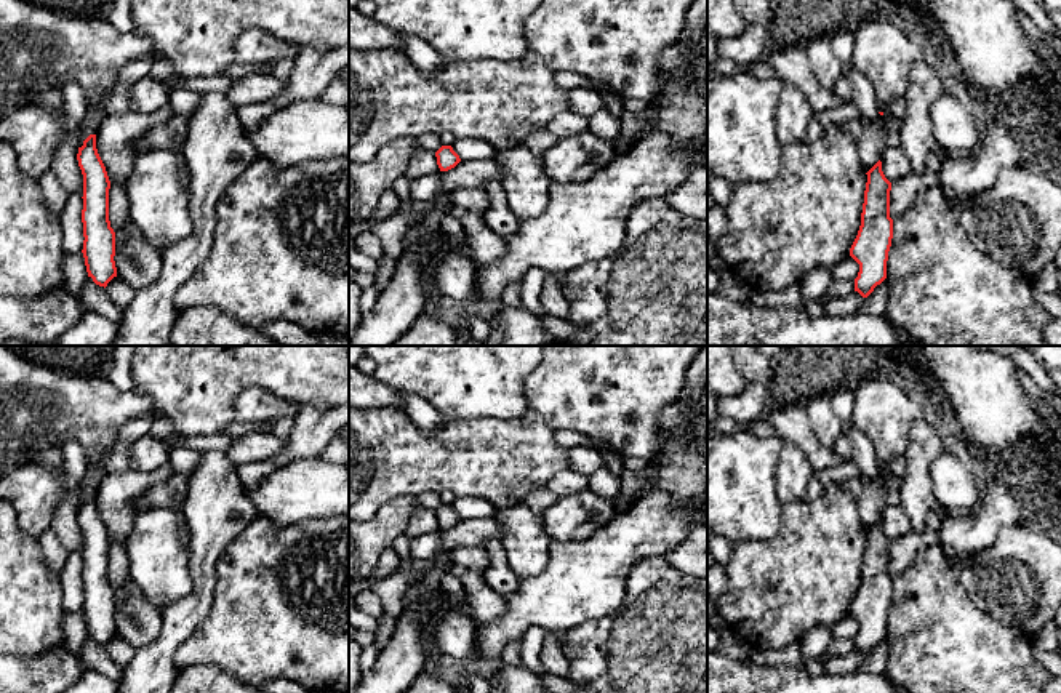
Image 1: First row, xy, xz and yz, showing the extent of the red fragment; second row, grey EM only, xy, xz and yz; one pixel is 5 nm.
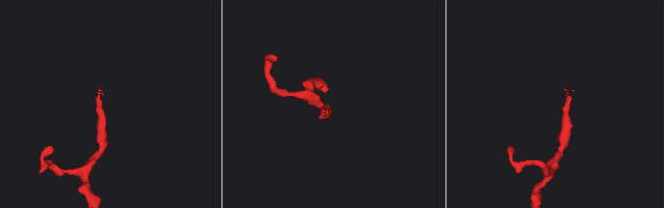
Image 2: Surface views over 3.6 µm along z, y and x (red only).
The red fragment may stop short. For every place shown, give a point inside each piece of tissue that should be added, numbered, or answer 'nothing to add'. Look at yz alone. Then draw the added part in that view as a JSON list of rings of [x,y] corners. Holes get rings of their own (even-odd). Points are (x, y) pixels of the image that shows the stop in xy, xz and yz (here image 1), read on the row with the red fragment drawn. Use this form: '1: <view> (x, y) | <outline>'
nothing to add

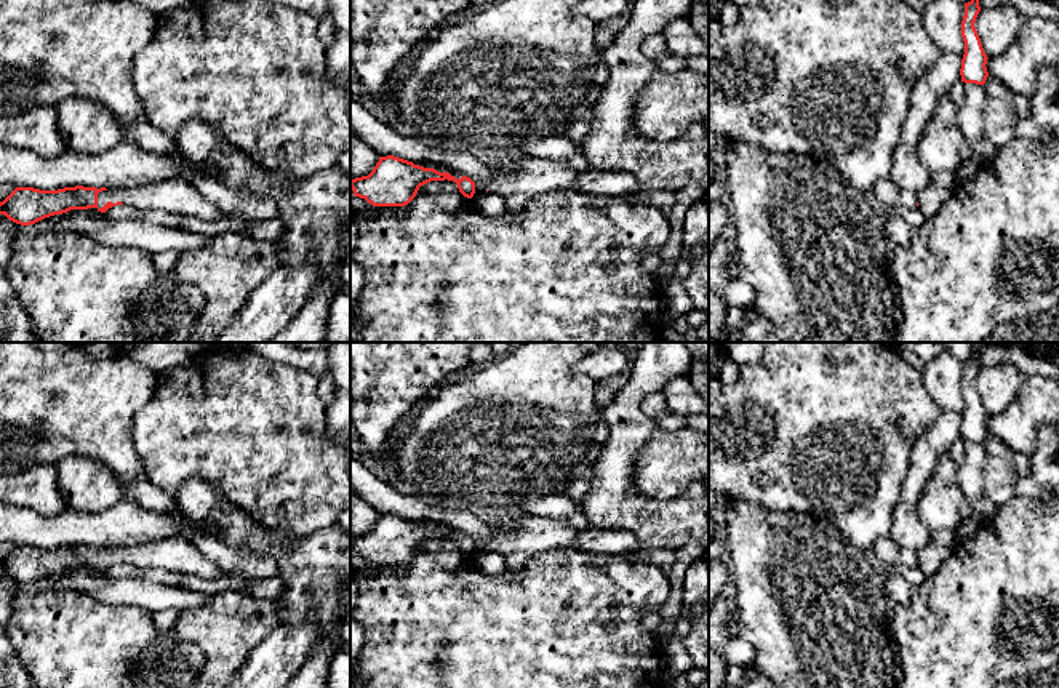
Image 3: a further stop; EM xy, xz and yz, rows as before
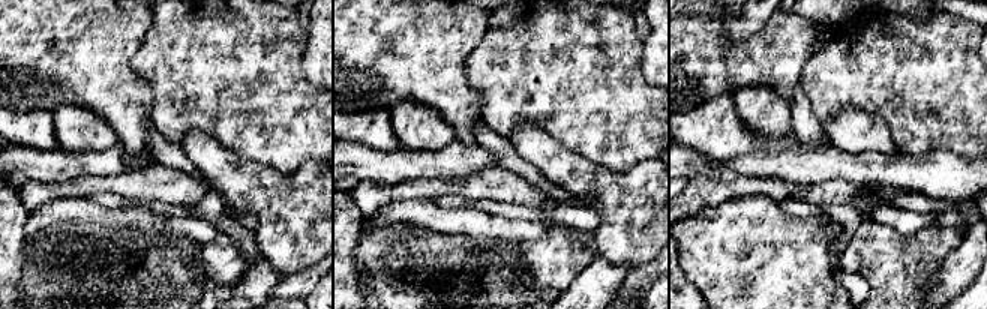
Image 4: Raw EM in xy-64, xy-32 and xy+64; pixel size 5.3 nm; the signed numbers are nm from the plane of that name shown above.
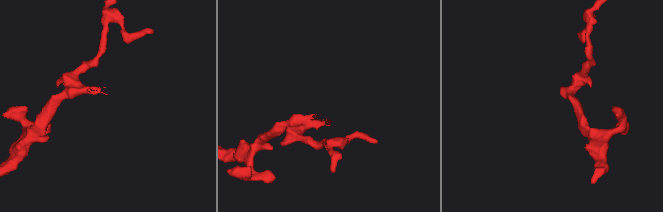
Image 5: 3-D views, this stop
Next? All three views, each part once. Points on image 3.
1: xy (173, 196) | [[[166,179],[136,189],[107,189],[98,194],[98,206],[91,210],[102,208],[107,202],[122,202],[141,211],[162,210],[181,216],[197,216],[206,221],[224,218],[224,213],[186,179]]]

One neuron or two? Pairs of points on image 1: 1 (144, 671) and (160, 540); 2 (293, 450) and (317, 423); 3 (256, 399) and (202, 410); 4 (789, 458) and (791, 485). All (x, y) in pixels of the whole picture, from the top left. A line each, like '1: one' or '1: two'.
1: two
2: one
3: two
4: one

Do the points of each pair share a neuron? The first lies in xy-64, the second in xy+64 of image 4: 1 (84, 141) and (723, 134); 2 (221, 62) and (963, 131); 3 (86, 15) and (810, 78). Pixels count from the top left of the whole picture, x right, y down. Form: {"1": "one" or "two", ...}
{"1": "two", "2": "one", "3": "two"}

